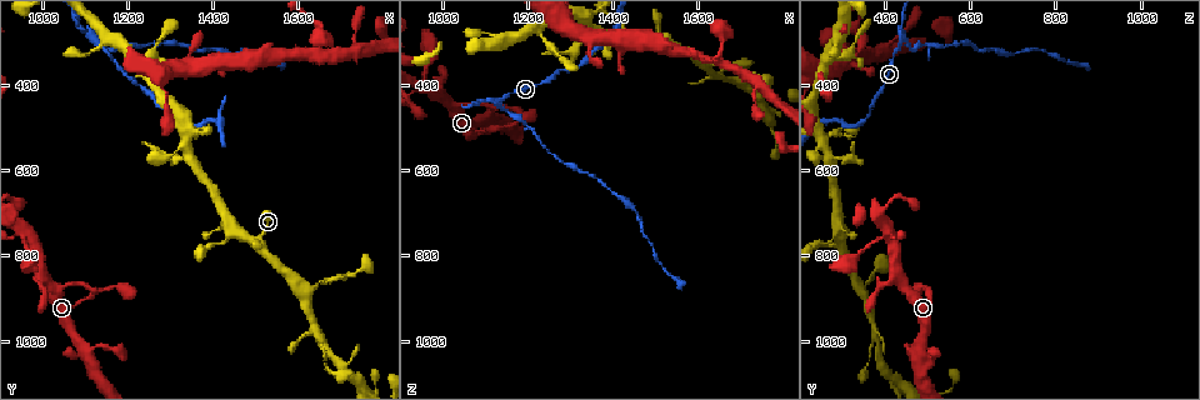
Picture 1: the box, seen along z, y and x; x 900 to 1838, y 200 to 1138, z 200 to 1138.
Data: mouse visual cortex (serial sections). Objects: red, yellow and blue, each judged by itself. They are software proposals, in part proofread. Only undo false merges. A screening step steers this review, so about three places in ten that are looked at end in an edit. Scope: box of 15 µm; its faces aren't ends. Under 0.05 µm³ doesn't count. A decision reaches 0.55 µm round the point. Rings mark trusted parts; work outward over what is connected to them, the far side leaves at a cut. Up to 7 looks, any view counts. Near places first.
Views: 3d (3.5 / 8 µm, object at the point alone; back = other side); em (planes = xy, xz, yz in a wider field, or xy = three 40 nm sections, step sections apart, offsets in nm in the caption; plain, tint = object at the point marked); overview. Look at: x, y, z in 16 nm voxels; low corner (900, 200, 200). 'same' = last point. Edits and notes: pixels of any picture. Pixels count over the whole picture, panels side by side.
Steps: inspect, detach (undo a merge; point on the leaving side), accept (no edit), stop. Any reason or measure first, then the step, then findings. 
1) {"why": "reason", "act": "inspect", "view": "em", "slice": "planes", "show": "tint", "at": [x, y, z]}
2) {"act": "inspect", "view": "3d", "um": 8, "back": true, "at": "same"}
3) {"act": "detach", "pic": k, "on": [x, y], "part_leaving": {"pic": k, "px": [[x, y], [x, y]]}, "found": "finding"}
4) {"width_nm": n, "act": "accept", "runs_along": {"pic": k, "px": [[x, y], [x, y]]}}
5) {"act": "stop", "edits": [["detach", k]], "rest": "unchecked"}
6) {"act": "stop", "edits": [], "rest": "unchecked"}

{"why": "small branch off a trunk", "act": "inspect", "view": "3d", "um": 3.5, "at": [1105, 1030, 475]}

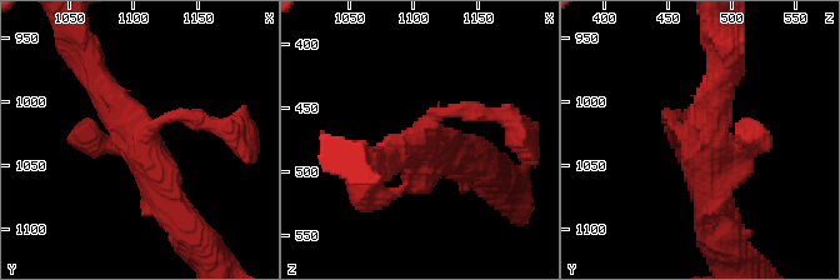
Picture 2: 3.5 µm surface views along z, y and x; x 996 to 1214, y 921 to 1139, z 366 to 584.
{"arms": 4, "arm_widths_nm": [150, 200, 400, 450], "why": "shape alone is not enough", "act": "inspect", "view": "em", "slice": "xy", "step": 3, "show": "tint", "at": [1102, 1028, 480]}

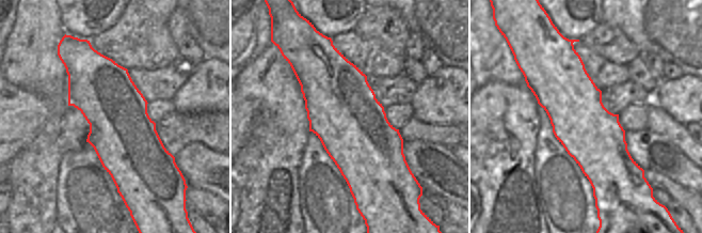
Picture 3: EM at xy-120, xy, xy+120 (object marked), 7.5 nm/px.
{"why": "cut it another way", "act": "inspect", "view": "em", "slice": "xy", "step": 5, "show": "tint", "at": "same"}

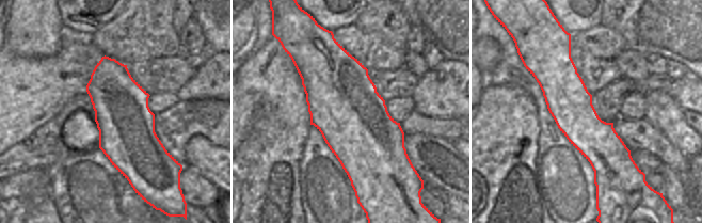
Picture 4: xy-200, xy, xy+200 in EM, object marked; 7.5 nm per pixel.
{"act": "accept", "runs_along": {"pic": 2, "px": [[90, 70], [175, 208]]}, "found": "continuous, no second cell"}

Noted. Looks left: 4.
{"why": "narrows sharply", "act": "inspect", "view": "3d", "um": 3.5, "at": [1655, 990, 375]}

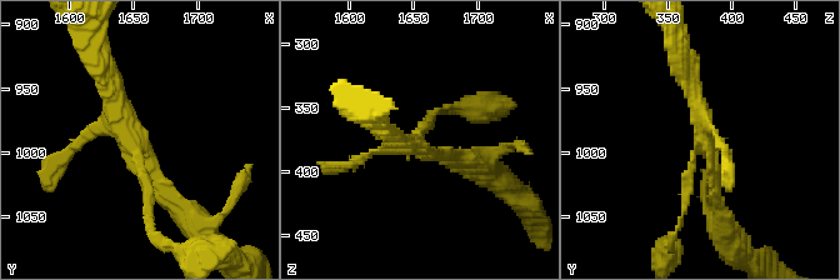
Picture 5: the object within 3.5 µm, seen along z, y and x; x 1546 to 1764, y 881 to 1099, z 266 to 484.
{"act": "inspect", "view": "em", "slice": "planes", "show": "tint", "at": [1652, 994, 378]}

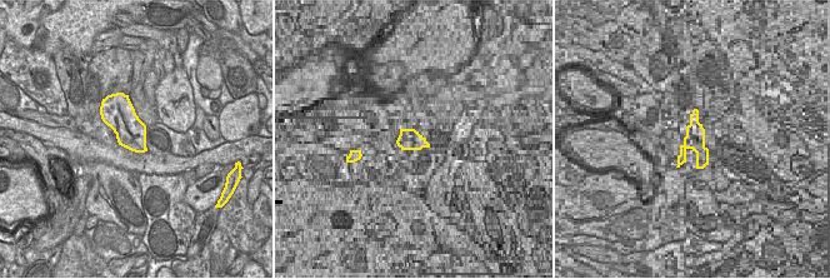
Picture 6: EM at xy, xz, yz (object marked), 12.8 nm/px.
{"width_nm": 380, "act": "accept", "runs_along": {"pic": 5, "px": [[104, 71], [124, 133], [181, 213]]}, "found": "continuous, no second cell"}

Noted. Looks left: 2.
{"why": "abrupt turn", "act": "inspect", "view": "em", "slice": "xy", "step": 5, "show": "tint", "at": [1125, 290, 440]}

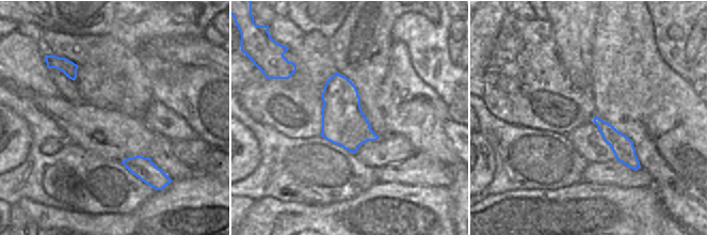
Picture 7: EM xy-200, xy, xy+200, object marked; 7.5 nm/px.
{"act": "inspect", "view": "3d", "um": 3.5, "at": "same"}

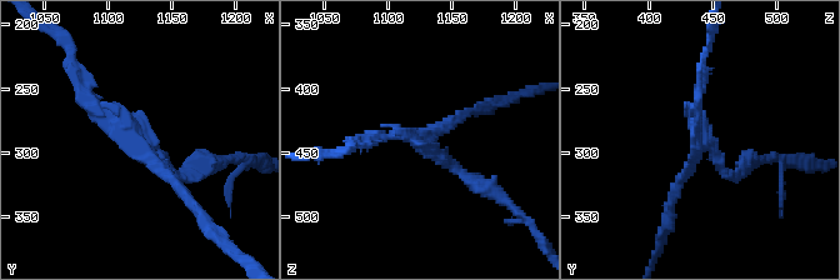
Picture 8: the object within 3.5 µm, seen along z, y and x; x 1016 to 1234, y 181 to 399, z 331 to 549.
{"arms": 3, "act": "detach", "pic": 8, "on": [183, 173], "part_leaving": {"pic": 8, "px": [[429, 135], [425, 148], [494, 193]]}, "found": "two cells meet here"}

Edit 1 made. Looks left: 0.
{"act": "stop", "edits": [["detach", 8]], "rest": "unchecked"}

